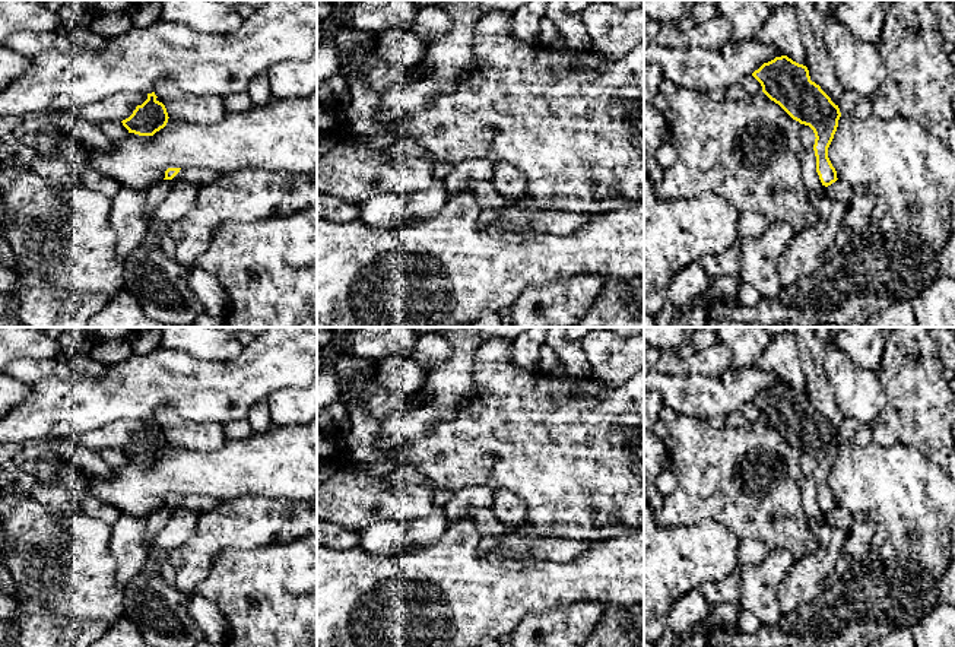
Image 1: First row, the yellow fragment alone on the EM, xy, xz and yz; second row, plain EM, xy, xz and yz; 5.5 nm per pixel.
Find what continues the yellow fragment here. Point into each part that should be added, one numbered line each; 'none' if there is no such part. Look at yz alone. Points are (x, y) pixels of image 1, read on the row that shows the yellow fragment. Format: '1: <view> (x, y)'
1: yz (840, 190)

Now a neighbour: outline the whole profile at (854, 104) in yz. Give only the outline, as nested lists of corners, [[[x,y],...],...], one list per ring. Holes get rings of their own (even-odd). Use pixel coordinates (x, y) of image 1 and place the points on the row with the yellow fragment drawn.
[[[844,91],[838,99],[838,108],[841,114],[859,118],[867,118],[873,114],[872,99],[850,91]]]

